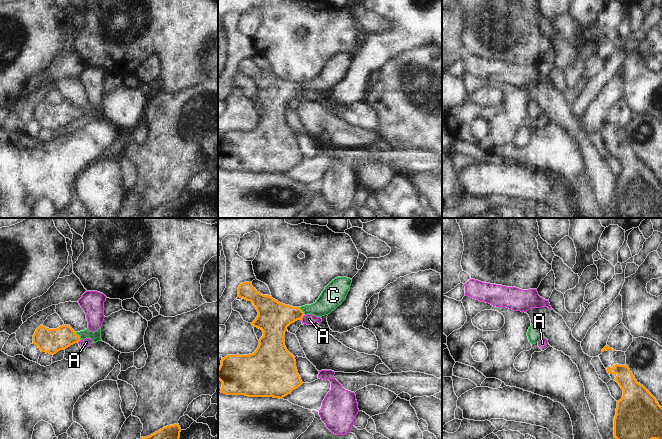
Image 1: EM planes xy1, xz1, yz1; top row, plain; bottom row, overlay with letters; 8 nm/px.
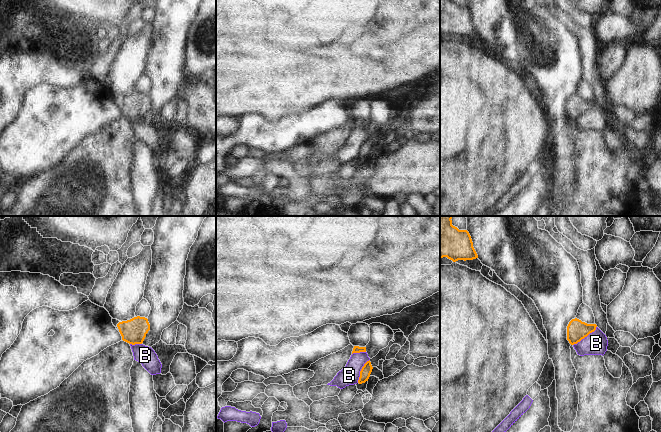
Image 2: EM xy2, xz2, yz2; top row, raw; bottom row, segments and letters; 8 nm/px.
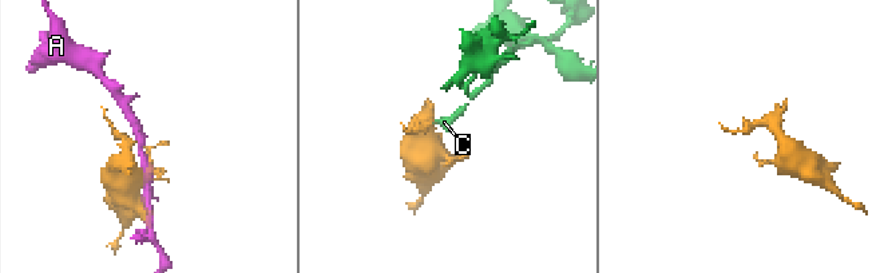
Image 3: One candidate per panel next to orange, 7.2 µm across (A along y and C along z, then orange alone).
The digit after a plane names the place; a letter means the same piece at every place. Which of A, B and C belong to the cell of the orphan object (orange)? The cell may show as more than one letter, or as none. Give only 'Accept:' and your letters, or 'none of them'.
Accept: C

